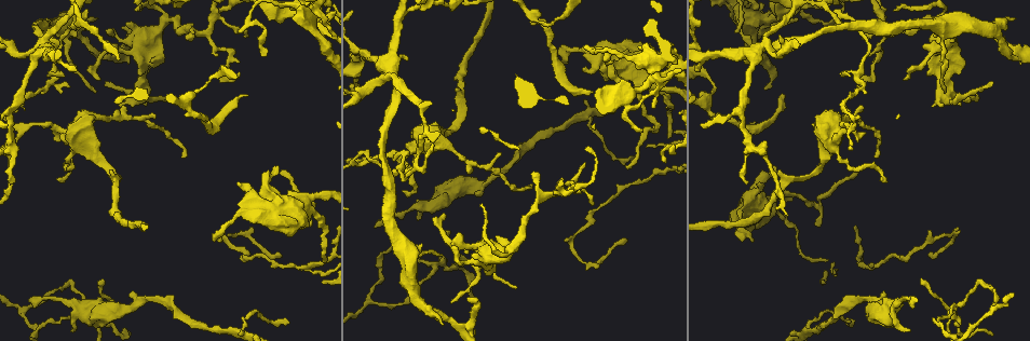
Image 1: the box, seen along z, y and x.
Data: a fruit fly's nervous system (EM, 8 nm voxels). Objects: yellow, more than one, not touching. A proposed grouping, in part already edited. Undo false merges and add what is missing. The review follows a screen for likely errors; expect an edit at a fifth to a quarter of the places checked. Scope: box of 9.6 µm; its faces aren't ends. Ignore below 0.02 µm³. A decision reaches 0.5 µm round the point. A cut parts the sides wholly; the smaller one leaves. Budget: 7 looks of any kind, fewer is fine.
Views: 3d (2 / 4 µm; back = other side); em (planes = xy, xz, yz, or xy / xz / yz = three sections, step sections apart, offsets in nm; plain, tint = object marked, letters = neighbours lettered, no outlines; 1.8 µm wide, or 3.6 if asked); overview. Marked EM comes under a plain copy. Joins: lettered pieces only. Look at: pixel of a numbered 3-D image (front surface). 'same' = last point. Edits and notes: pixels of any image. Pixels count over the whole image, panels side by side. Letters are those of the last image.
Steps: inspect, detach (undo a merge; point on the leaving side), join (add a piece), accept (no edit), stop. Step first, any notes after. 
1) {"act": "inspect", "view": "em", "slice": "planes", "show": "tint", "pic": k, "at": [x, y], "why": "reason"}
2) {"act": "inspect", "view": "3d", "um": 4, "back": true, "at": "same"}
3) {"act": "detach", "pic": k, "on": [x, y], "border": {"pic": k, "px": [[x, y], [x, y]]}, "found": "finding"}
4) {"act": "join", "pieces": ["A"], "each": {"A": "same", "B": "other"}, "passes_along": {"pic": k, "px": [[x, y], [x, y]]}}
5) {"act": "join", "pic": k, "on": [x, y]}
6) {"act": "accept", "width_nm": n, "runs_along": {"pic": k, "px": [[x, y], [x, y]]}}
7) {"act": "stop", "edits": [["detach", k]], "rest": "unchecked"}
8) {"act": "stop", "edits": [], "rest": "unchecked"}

{"act": "inspect", "view": "3d", "um": 2, "pic": 1, "at": [780, 97], "why": "an open end"}

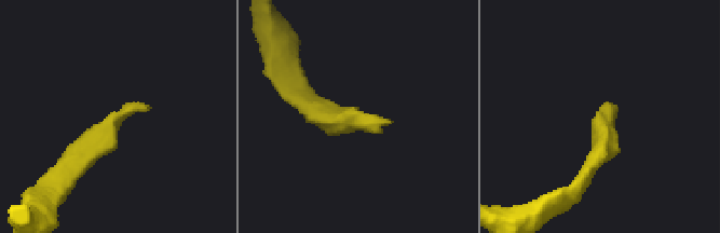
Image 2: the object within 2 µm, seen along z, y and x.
{"act": "inspect", "view": "em", "slice": "xy", "step": 8, "show": "tint", "pic": 2, "at": [144, 105]}

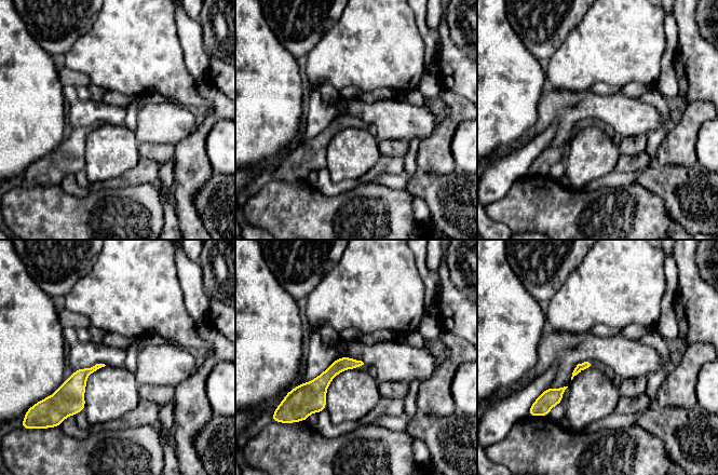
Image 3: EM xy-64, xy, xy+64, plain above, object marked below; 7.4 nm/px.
{"act": "inspect", "view": "em", "slice": "planes", "show": "letters", "at": "same", "why": "another direction"}

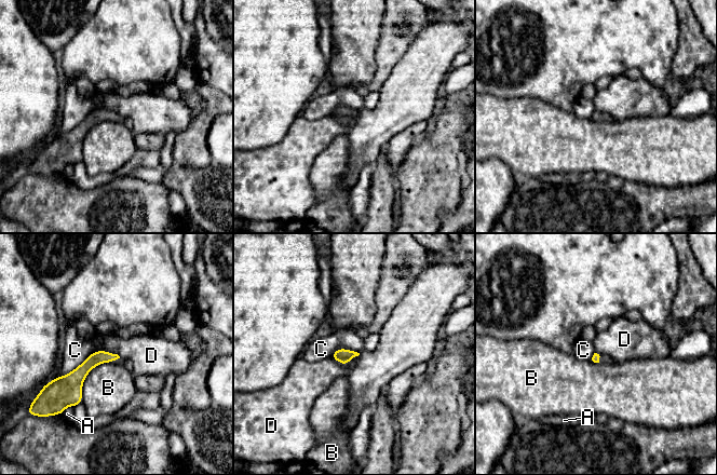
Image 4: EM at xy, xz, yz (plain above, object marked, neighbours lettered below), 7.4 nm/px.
{"act": "accept", "each": {"A": "other", "B": "other", "C": "other", "D": "other"}, "border": {"pic": 4, "px": [[360, 353], [347, 364], [330, 357]]}, "found": "none of them fits"}

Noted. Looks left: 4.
{"act": "inspect", "view": "em", "slice": "xy", "step": 16, "show": "tint", "pic": 1, "at": [389, 76], "why": "sharp bend"}

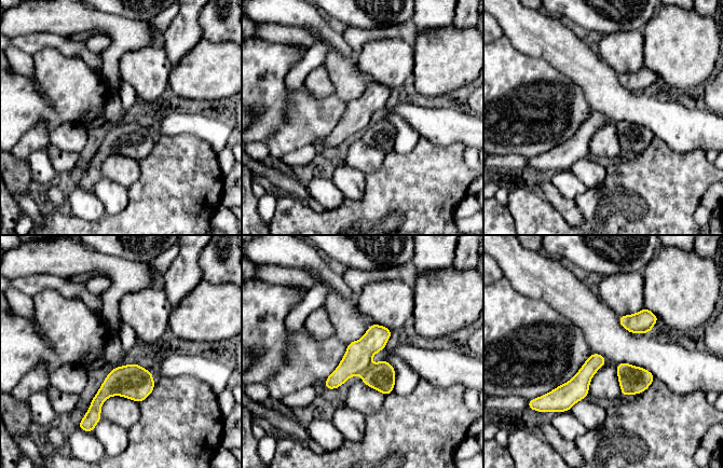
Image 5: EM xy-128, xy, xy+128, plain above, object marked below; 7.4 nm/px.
{"act": "inspect", "view": "em", "slice": "planes", "show": "letters", "at": "same"}

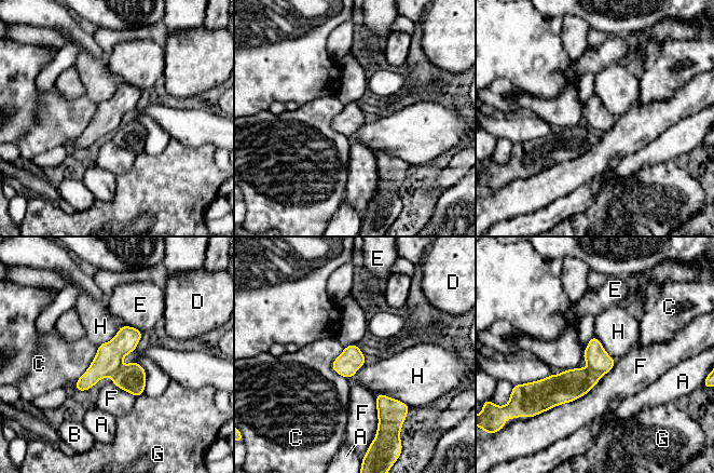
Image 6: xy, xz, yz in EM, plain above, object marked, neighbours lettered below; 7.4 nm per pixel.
{"act": "detach", "pic": 6, "on": [131, 378], "each": {"A": "other", "B": "other", "C": "other", "D": "other", "E": "other", "F": "other", "G": "other", "H": "other"}, "border": {"pic": 6, "px": [[121, 366], [111, 376]]}, "found": "two cells meet here"}

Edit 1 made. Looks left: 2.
{"act": "inspect", "view": "overview"}

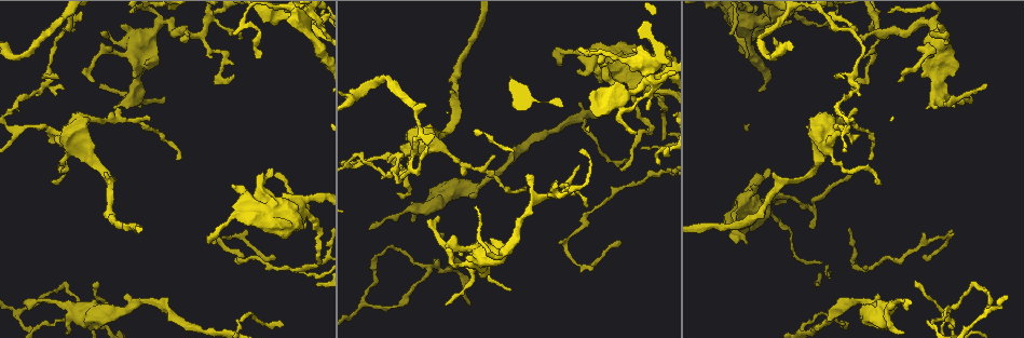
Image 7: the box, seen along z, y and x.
{"act": "inspect", "view": "em", "slice": "xz", "step": 16, "show": "letters", "pic": 7, "at": [302, 22], "why": "sudden change in width"}

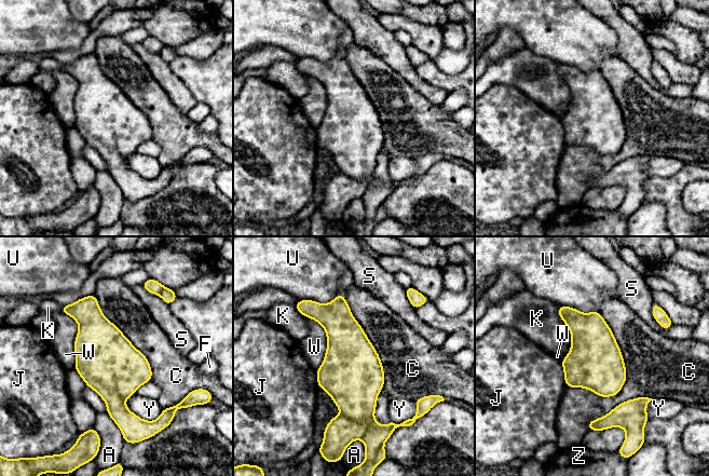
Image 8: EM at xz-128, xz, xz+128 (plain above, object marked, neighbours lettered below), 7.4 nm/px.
{"act": "detach", "pic": 8, "on": [340, 432], "width_nm": 420, "each": {"A": "other", "C": "other", "F": "other", "J": "other", "K": "other", "S": "other", "U": "other", "W": "other", "Y": "other", "Z": "other"}, "border": {"pic": 8, "px": [[341, 413], [363, 422], [366, 432]]}, "found": "a second cell is stuck on"}

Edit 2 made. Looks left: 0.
{"act": "stop", "edits": [["detach", 6], ["detach", 8]], "rest": "unchecked"}

